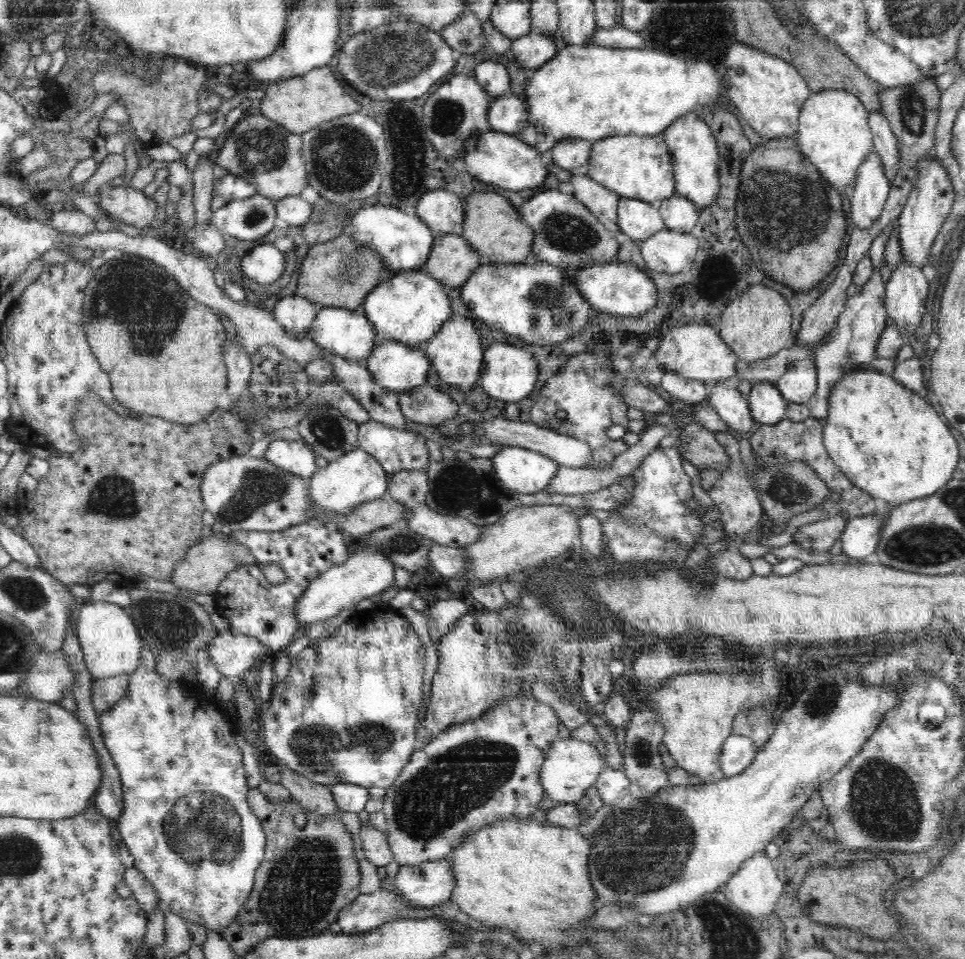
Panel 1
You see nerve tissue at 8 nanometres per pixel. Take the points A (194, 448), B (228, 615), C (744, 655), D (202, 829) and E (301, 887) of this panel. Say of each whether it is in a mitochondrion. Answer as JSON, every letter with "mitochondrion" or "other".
{"A":"other","B":"other","C":"other","D":"mitochondrion","E":"mitochondrion"}

